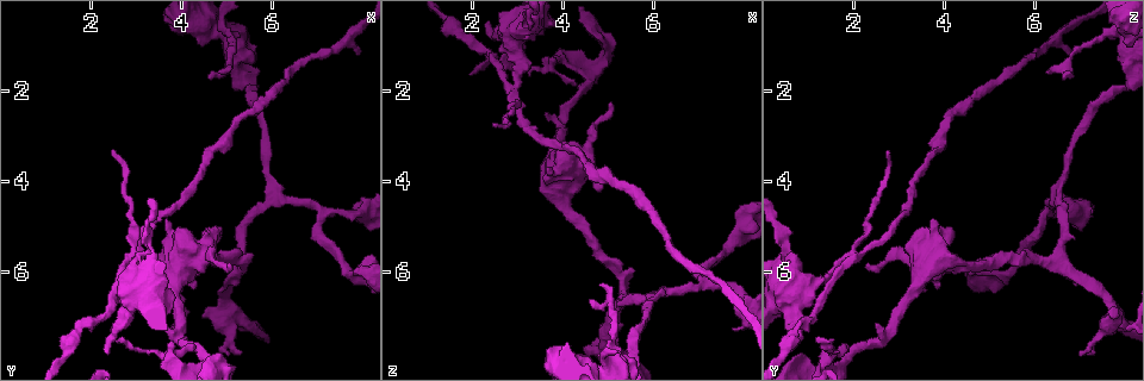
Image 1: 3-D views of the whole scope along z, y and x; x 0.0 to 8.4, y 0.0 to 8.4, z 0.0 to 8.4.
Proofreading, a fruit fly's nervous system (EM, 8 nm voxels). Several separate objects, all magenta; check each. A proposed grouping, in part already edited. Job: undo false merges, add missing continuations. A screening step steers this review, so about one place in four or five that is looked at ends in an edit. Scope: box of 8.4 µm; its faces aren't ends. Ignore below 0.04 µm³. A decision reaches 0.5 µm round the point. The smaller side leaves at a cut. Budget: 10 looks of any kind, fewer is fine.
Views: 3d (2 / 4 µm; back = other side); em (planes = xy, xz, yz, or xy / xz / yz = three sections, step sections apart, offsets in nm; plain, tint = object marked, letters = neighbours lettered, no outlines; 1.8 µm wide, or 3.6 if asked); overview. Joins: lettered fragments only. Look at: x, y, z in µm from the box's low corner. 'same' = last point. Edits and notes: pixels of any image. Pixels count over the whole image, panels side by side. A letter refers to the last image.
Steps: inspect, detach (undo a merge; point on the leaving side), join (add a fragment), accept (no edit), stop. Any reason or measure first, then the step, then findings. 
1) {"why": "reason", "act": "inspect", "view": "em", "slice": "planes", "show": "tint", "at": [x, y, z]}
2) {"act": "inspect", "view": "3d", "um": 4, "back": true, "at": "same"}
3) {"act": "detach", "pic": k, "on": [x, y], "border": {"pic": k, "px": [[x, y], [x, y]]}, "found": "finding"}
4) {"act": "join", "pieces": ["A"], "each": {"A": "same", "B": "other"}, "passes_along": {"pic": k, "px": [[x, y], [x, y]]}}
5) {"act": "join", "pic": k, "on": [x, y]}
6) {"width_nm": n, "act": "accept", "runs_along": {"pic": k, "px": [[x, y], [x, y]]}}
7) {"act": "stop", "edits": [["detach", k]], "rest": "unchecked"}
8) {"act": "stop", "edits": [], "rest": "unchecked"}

{"why": "an open end", "act": "inspect", "view": "3d", "um": 2, "at": [3.65, 4.85, 3.85]}

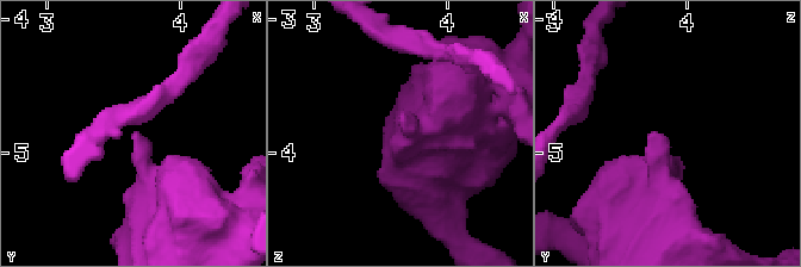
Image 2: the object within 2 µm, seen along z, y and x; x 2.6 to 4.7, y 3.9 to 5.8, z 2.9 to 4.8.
{"why": "shape alone is not enough", "act": "inspect", "view": "em", "um": 3.6, "slice": "yz", "step": 4, "show": "tint", "at": [3.68, 4.88, 3.82]}

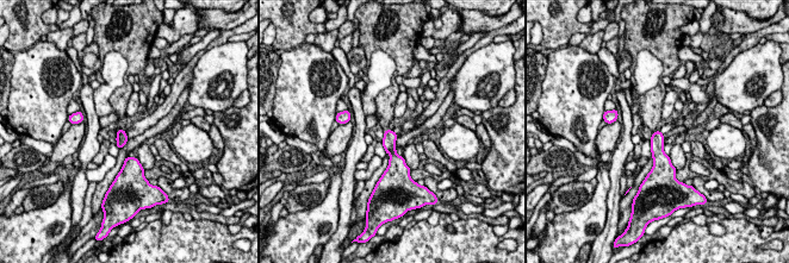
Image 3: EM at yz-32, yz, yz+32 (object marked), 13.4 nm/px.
{"why": "cut it another way", "act": "inspect", "view": "em", "um": 3.6, "slice": "planes", "show": "letters", "at": "same"}

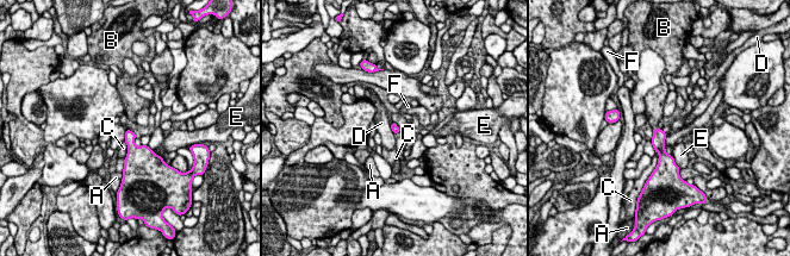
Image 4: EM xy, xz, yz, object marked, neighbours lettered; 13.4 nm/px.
{"act": "join", "pieces": ["B"], "each": {"A": "other", "B": "same", "C": "other", "D": "other", "E": "other", "F": "other"}, "passes_along": {"pic": 4, "px": [[658, 141], [655, 129], [654, 111]]}, "found": "the neuron continues"}

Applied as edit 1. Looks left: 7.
{"why": "redraw", "act": "inspect", "view": "overview"}

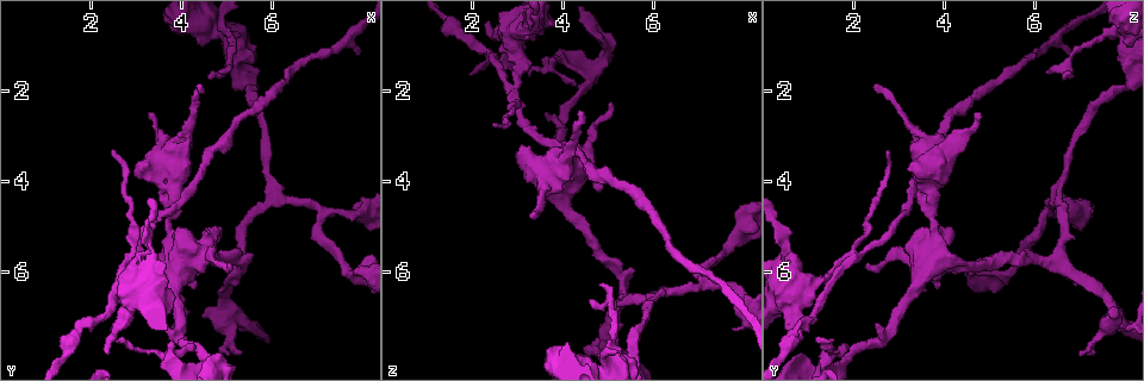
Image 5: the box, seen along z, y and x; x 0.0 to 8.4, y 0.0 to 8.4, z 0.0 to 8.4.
{"why": "an open end", "act": "inspect", "view": "3d", "um": 2, "at": [5.00, 5.80, 2.25]}

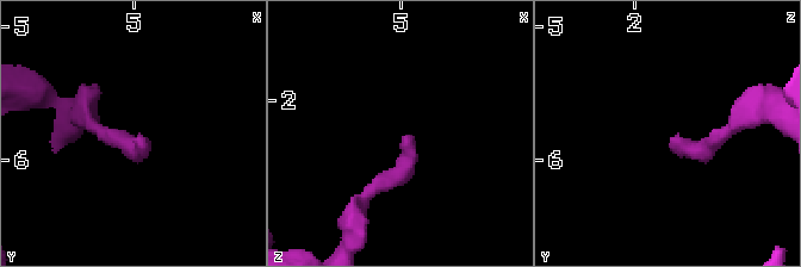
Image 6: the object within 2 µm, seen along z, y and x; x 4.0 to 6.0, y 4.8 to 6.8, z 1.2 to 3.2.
{"why": "shape alone is not enough", "act": "inspect", "view": "em", "slice": "yz", "step": 8, "show": "letters", "at": [5.04, 5.84, 2.28]}

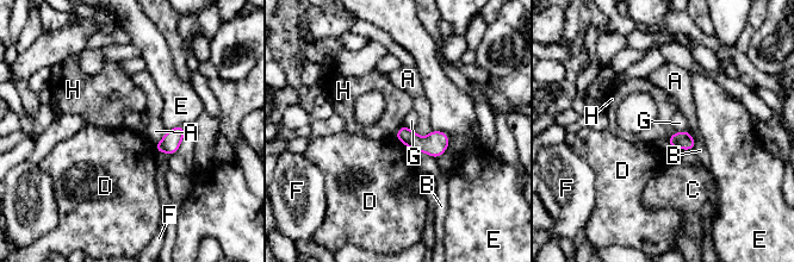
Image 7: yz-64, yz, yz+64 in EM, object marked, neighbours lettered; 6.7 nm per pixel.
{"width_nm": 110, "act": "accept", "each": {"A": "other", "B": "other", "C": "other", "D": "other", "E": "other", "F": "other", "G": "other", "H": "other"}, "border": {"pic": 7, "px": [[675, 132], [664, 138]]}, "found": "none of them fits"}

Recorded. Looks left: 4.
{"why": "branch point", "act": "inspect", "view": "3d", "um": 2, "at": [5.30, 5.75, 6.25]}

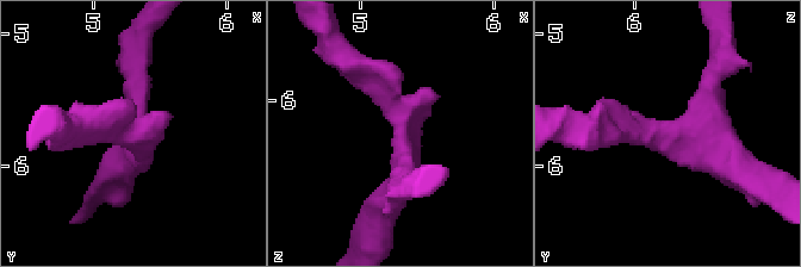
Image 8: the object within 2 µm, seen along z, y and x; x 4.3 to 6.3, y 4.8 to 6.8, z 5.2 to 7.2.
{"arms": 3, "arm_widths_nm": [190, 220, 240], "why": "shape alone is not enough", "act": "inspect", "view": "em", "slice": "xz", "step": 8, "show": "tint", "at": [5.30, 5.74, 6.22]}

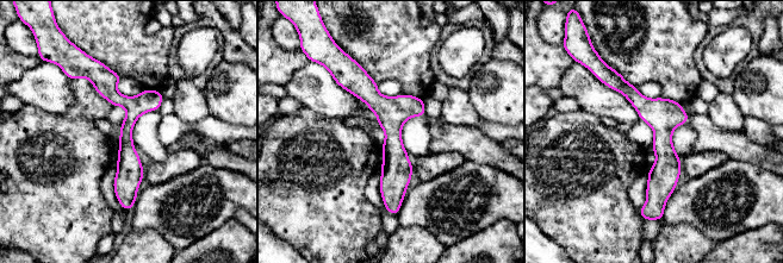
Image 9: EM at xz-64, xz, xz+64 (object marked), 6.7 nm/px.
{"act": "inspect", "view": "em", "slice": "planes", "show": "letters", "at": "same"}

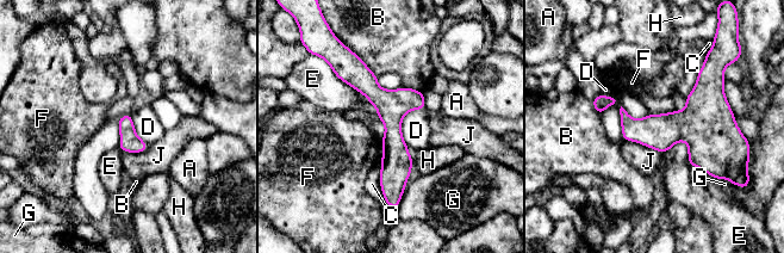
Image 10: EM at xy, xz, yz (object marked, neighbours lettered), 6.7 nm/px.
{"act": "accept", "each": {"A": "other", "B": "other", "C": "other", "D": "other", "E": "other", "F": "other", "G": "other", "H": "other", "J": "other"}, "runs_along": {"pic": 10, "px": [[359, 63], [391, 110], [397, 198]]}, "found": "all the same neuron"}

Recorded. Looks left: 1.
{"why": "sudden change in width", "act": "inspect", "view": "em", "slice": "planes", "show": "letters", "at": [4.15, 0.65, 7.95]}

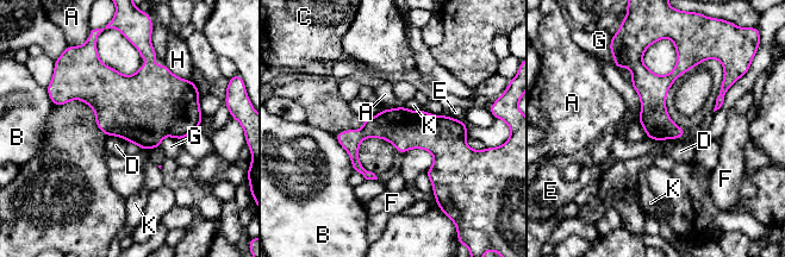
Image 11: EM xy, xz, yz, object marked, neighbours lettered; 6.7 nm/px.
{"longest_contact_nm": ["B", 280], "act": "accept", "each": {"A": "other", "B": "other", "C": "other", "D": "other", "E": "other", "F": "other", "G": "other", "H": "other", "K": "other"}, "border": {"pic": 11, "px": [[677, 138], [654, 140]]}, "found": "all the same neuron"}

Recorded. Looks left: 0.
{"act": "stop", "edits": [["join", 4]], "rest": "unchecked"}

